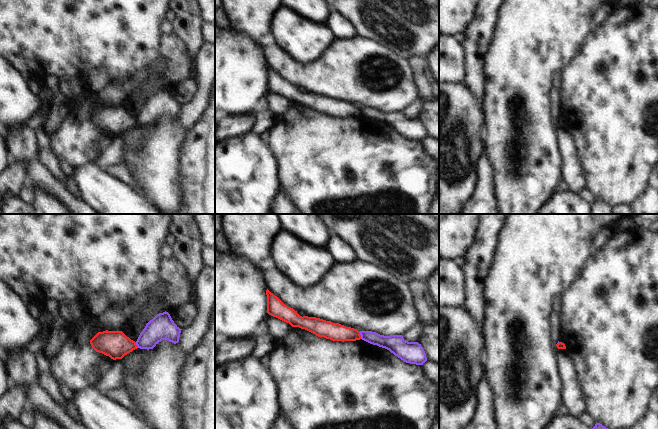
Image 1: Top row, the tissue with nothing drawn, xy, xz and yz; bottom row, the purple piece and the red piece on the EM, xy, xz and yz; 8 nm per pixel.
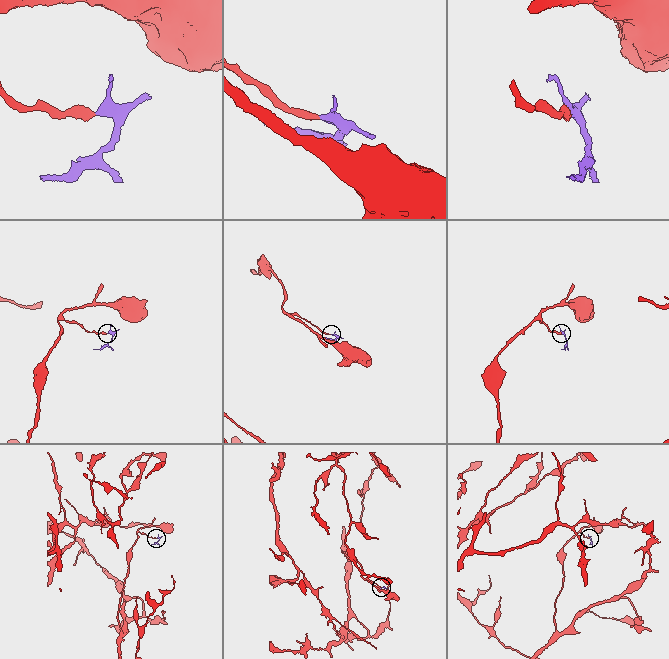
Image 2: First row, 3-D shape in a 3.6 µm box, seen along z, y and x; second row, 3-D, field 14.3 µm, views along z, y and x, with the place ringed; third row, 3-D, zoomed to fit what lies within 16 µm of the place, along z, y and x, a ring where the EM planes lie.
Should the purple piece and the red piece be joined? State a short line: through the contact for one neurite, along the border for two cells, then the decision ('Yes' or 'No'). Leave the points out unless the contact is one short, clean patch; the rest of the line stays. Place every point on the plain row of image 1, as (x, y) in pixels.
Line: xz (359, 107), (361, 114). No

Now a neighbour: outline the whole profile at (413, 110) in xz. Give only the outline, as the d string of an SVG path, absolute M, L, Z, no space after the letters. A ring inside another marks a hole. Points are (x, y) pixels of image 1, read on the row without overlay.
M420 98L411 102L403 110L404 116L406 116L408 118L418 118L418 116L420 115L420 113L422 111L422 103L423 103L423 100L421 100Z

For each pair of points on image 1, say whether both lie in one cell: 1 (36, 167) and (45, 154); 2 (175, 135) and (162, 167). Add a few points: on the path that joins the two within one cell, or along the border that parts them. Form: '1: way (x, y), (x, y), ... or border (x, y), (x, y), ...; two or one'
1: border (34, 139), (38, 161), (55, 179); two
2: way (167, 143), (162, 148), (162, 159); one

